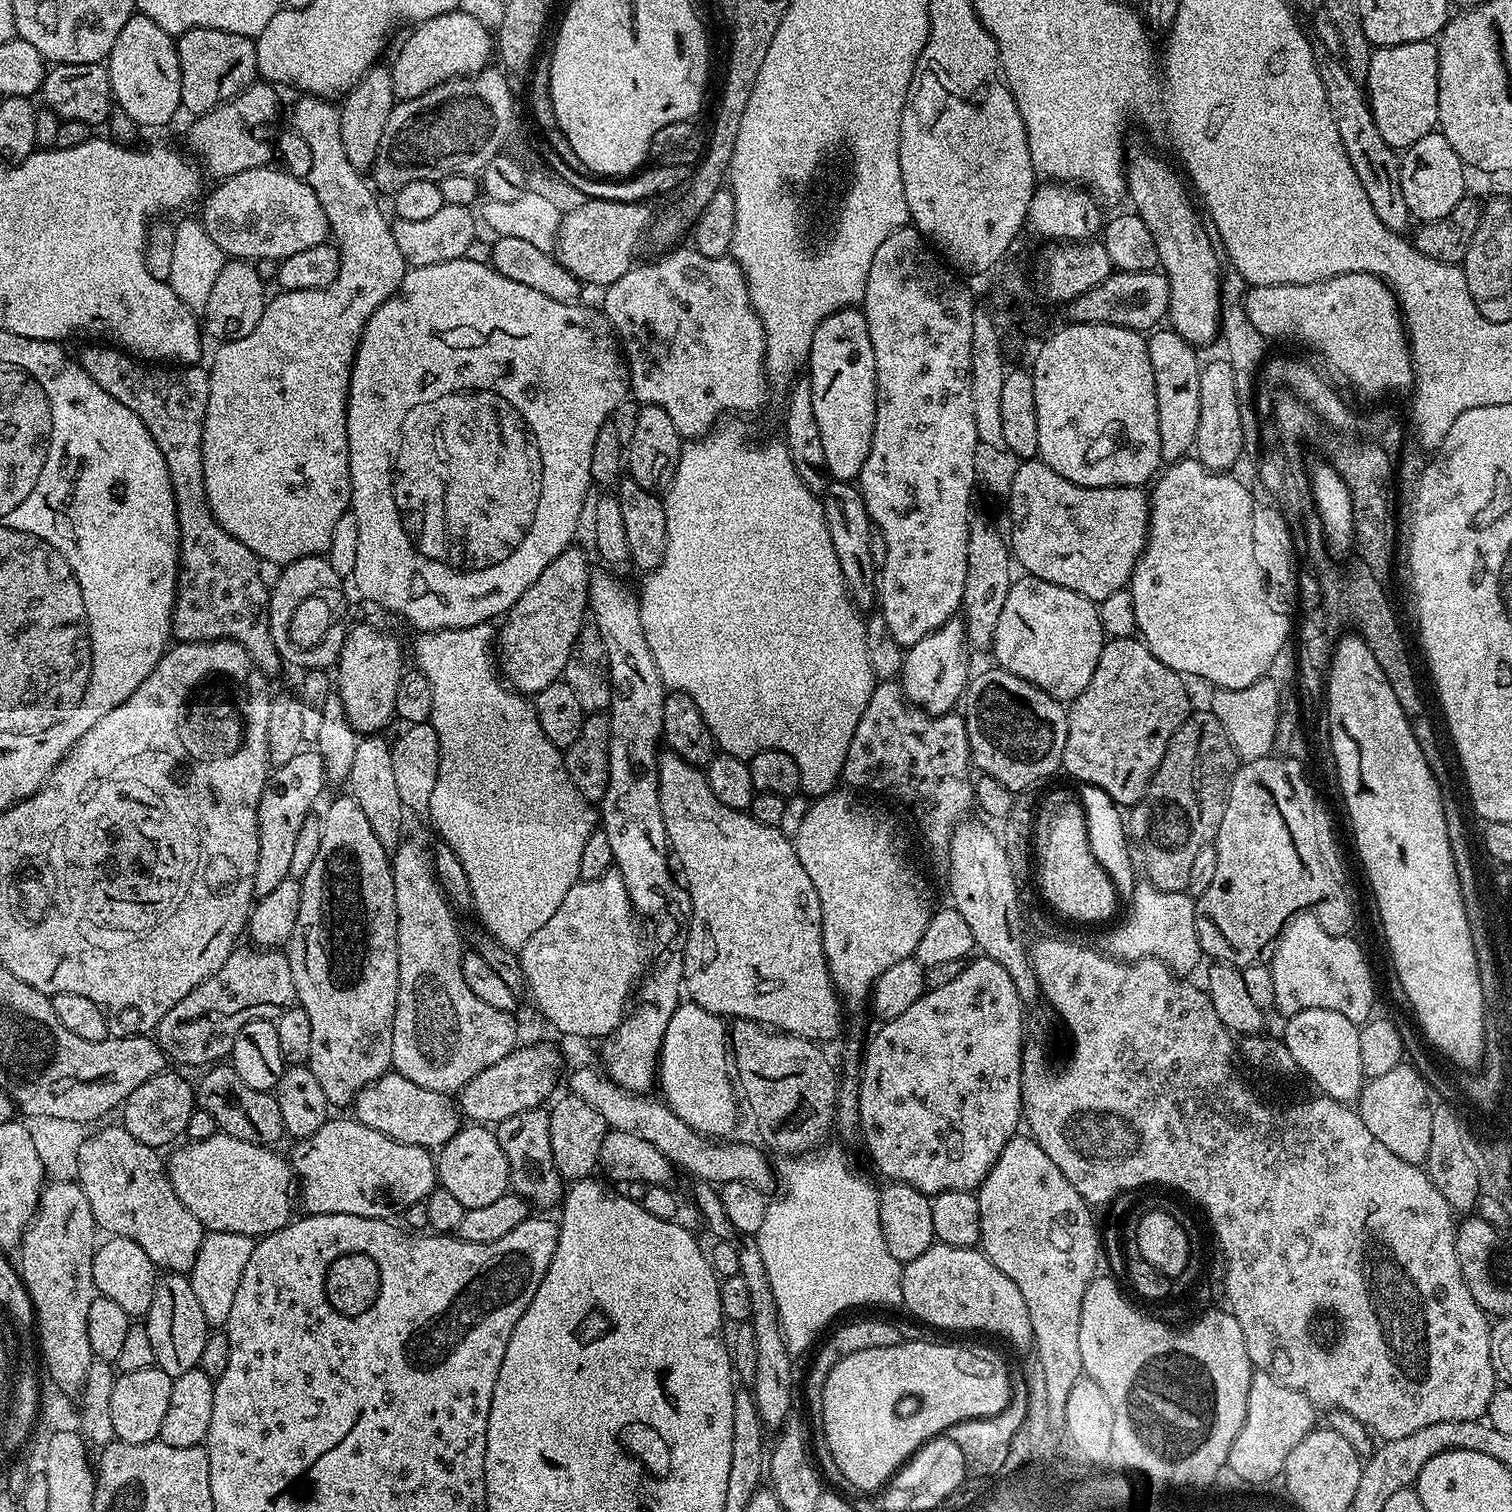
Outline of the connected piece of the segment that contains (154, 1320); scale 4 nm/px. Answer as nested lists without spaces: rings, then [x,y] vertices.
[[[170,1272],[157,1279],[146,1327],[150,1334],[150,1346],[154,1346],[155,1367],[175,1378],[199,1365],[202,1346],[206,1346],[210,1329],[202,1314],[202,1306],[198,1306],[198,1298],[194,1298],[192,1282],[187,1275]]]

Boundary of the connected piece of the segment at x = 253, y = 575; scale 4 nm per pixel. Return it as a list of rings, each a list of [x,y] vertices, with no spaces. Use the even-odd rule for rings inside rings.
[[[92,342],[89,348],[78,356],[80,367],[106,390],[122,406],[134,410],[138,418],[150,430],[150,438],[162,450],[166,470],[170,474],[170,486],[174,490],[176,517],[180,531],[180,563],[176,574],[176,601],[172,607],[172,636],[180,642],[199,640],[237,640],[250,654],[260,671],[273,674],[282,668],[278,650],[268,625],[268,594],[270,588],[262,584],[259,577],[261,561],[249,548],[242,546],[238,538],[226,534],[214,518],[206,498],[206,478],[202,466],[202,430],[206,422],[206,406],[210,398],[209,369],[204,366],[157,366],[152,362],[141,362],[127,352],[103,342]]]

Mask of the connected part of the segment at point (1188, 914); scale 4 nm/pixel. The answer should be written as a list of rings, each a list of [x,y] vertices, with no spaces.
[[[1147,882],[1137,883],[1128,917],[1112,932],[1111,955],[1115,959],[1160,960],[1173,974],[1184,978],[1202,961],[1196,929],[1196,900],[1187,891],[1164,892]]]

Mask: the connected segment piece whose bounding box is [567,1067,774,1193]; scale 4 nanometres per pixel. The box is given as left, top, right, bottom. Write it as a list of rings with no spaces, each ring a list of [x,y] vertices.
[[[599,1067],[574,1069],[568,1080],[567,1091],[582,1098],[582,1102],[589,1106],[594,1106],[594,1110],[602,1114],[611,1131],[625,1132],[650,1142],[677,1169],[689,1172],[689,1177],[708,1180],[715,1186],[726,1182],[746,1182],[746,1186],[754,1186],[763,1193],[767,1193],[768,1187],[774,1184],[774,1164],[764,1157],[763,1147],[760,1149],[752,1144],[728,1144],[732,1142],[695,1132],[675,1116],[667,1104],[659,1099],[650,1100],[652,1098],[646,1094],[627,1092],[609,1076],[605,1076]]]

